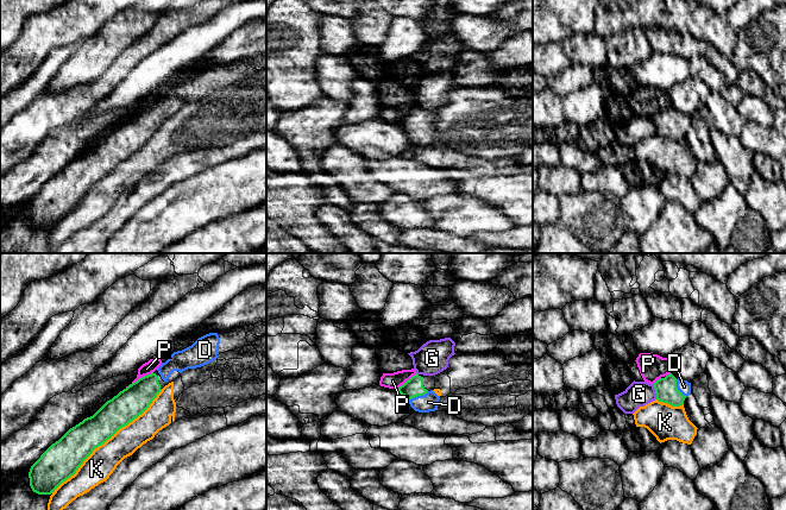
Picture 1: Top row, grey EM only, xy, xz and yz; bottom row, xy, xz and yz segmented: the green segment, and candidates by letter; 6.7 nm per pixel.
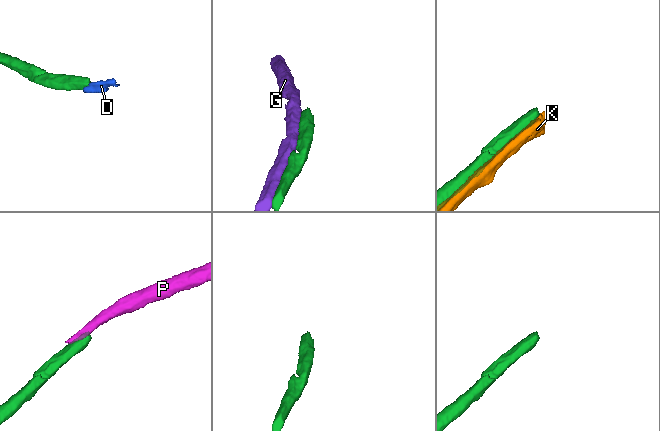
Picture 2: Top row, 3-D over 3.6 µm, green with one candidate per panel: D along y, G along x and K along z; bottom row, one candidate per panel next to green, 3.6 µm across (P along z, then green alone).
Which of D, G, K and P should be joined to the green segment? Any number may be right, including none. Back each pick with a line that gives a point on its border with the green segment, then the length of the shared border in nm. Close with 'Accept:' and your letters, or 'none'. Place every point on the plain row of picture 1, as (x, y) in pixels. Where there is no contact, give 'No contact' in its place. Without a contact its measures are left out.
D: Touches green at xz (419, 128). Shared border 150 nm
Accept: D

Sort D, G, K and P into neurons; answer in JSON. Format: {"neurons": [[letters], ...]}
{"neurons": [["D"], ["G"], ["K"], ["P"]]}

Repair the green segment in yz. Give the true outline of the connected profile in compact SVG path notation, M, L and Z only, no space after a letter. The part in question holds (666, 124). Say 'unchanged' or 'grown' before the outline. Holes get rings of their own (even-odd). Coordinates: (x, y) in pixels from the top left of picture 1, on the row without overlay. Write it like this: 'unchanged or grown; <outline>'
grown; M672 107L658 113L654 118L656 133L672 140L680 140L691 127L691 117L677 113Z

